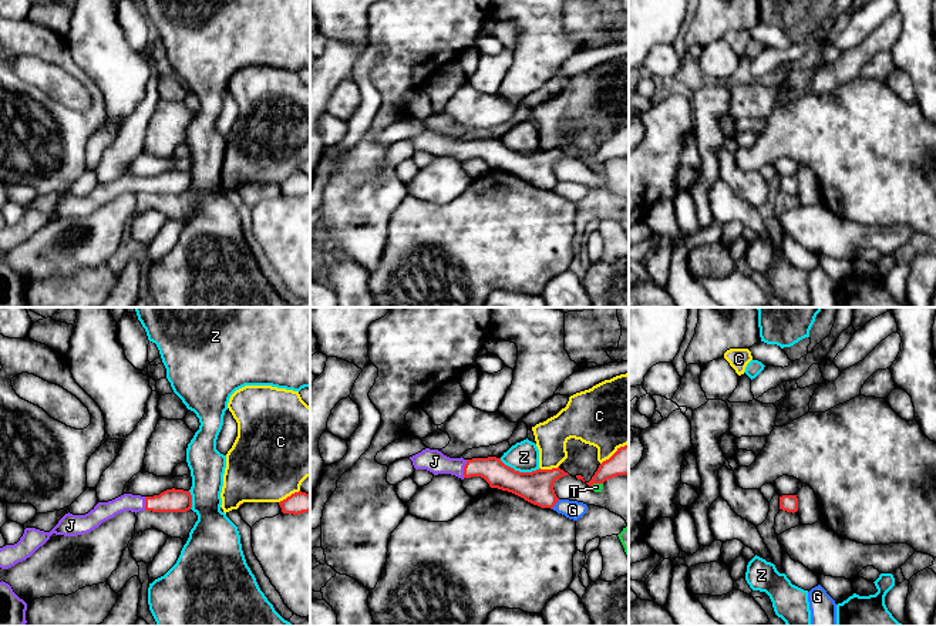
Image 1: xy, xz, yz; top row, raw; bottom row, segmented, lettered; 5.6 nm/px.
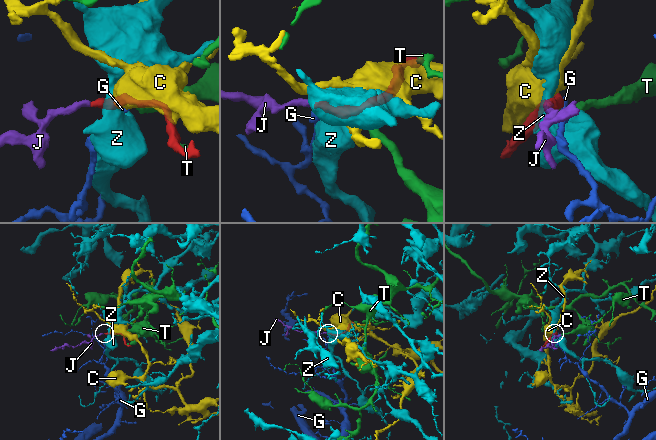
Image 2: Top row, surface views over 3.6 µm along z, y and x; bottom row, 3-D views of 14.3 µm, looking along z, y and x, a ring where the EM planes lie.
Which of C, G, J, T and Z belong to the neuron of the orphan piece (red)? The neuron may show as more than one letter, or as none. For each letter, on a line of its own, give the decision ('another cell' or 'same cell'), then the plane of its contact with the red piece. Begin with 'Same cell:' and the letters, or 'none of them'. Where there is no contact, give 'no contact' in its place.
Same cell: J
C: another cell | xz
G: another cell | xz
J: same cell | xz
T: another cell | xz
Z: another cell | xz

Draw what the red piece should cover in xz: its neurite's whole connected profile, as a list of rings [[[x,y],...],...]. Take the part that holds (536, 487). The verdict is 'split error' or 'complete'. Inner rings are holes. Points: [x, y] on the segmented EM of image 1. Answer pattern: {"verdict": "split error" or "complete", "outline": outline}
{"verdict": "split error", "outline": [[[425,448],[410,457],[415,470],[427,470],[434,475],[451,474],[461,479],[471,477],[484,478],[491,488],[512,492],[541,508],[553,508],[559,498],[555,494],[556,479],[569,475],[563,470],[536,470],[519,472],[505,465],[501,458],[450,458],[438,450]]]}

